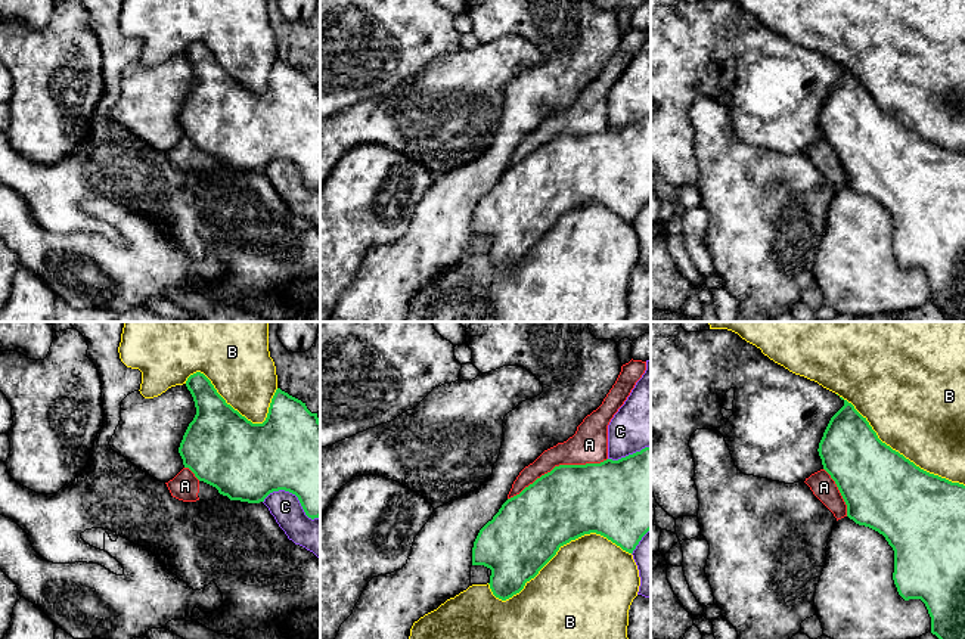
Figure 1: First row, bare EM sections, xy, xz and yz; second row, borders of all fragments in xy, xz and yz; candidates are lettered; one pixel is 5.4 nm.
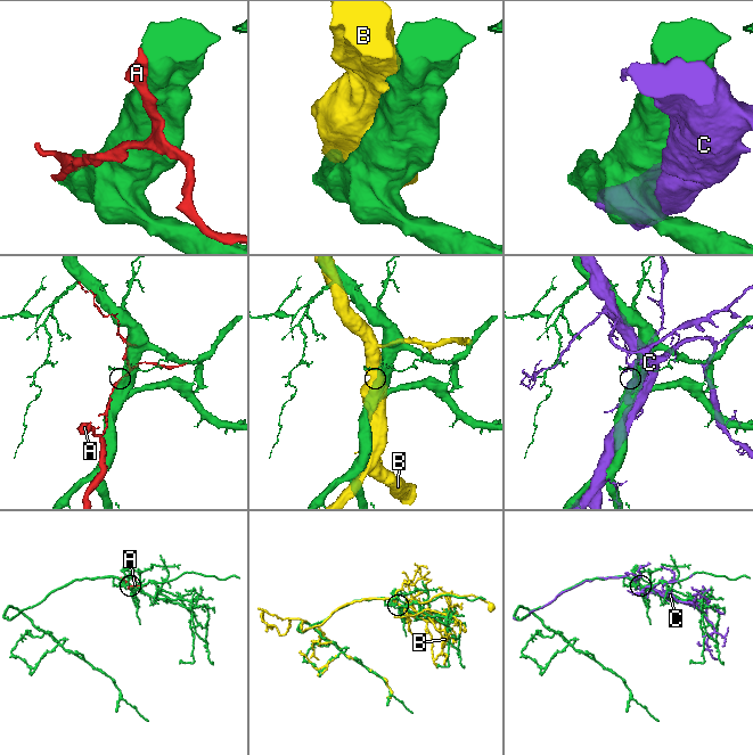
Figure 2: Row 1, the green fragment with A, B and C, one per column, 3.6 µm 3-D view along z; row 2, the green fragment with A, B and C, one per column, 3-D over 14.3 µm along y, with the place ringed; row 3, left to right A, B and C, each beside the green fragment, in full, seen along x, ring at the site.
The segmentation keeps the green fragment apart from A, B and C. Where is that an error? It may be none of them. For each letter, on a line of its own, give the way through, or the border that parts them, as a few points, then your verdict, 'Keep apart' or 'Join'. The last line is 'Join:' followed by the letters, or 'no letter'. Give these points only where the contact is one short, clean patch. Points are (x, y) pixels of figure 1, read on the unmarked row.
A: Keep apart
B: Keep apart
C: Keep apart
Join: no letter

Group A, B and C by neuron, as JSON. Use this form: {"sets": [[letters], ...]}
{"sets": [["A"], ["B"], ["C"]]}

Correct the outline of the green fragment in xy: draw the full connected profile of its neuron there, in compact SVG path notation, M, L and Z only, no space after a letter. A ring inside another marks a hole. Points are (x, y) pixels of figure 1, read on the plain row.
M204 43L190 44L186 56L193 66L196 84L179 117L184 137L230 170L260 173L270 162L285 159L298 167L308 187L320 186L320 90L317 83L311 83L305 72L277 58L266 90L252 93L226 72Z

